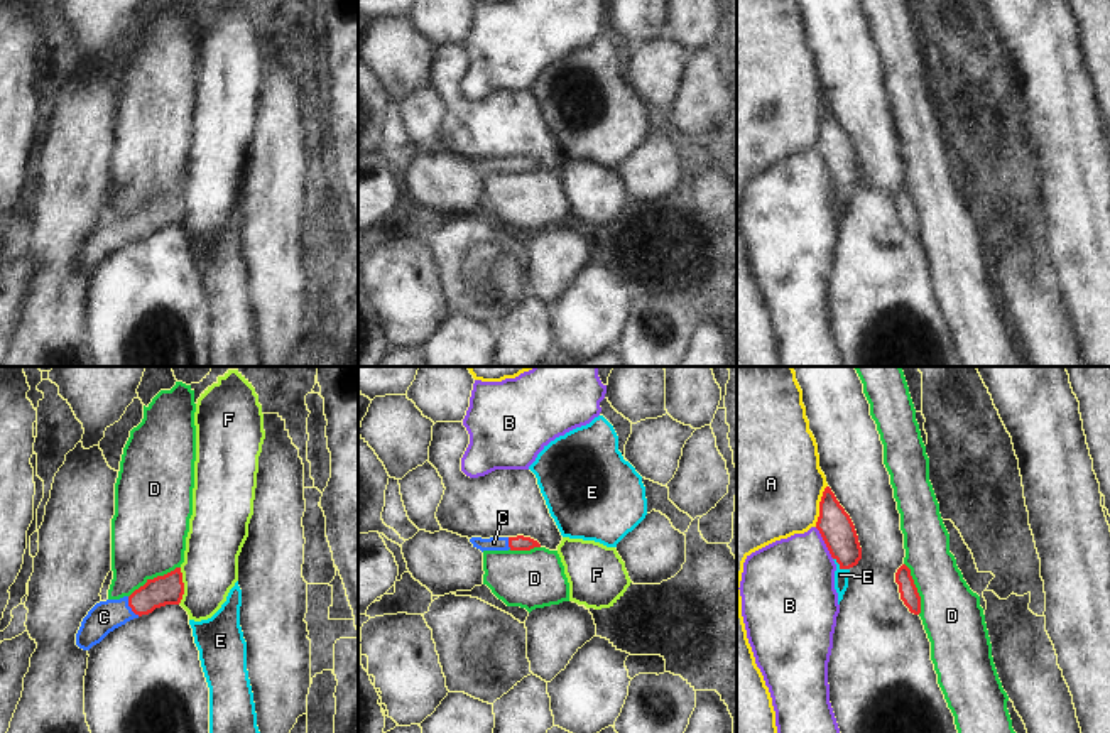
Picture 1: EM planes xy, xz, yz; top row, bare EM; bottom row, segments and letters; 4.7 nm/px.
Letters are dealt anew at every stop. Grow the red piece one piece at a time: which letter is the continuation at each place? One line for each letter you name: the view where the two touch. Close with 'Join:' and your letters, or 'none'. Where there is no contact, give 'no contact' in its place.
C: xy
Join: C

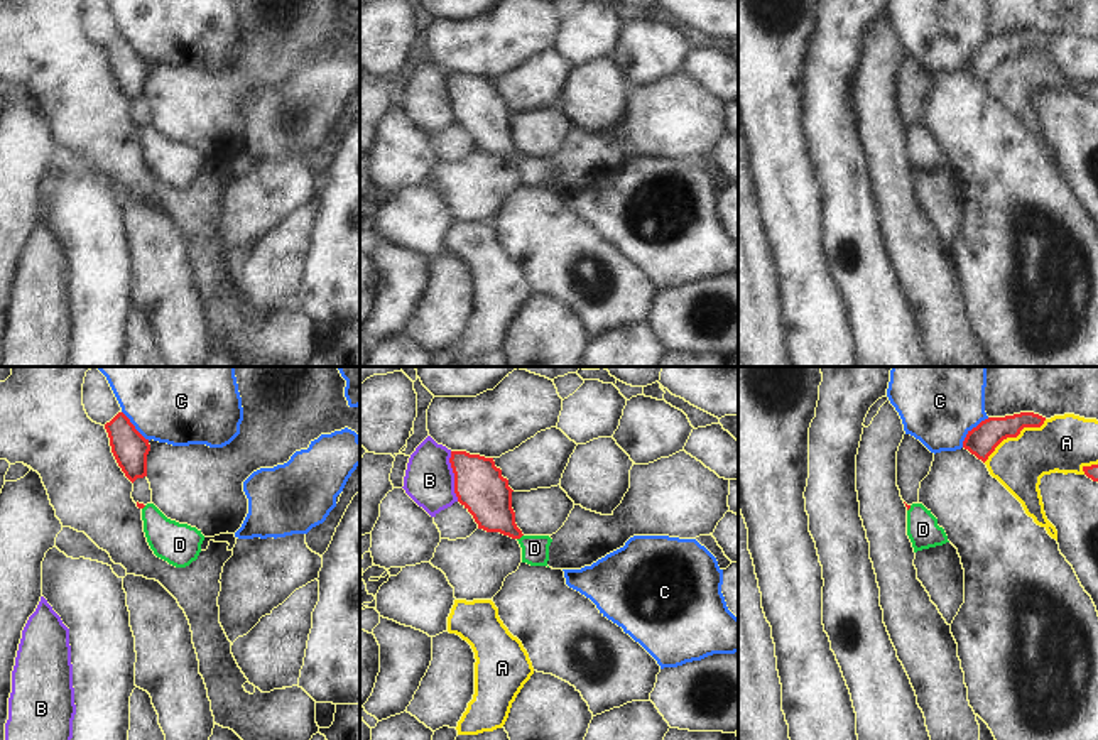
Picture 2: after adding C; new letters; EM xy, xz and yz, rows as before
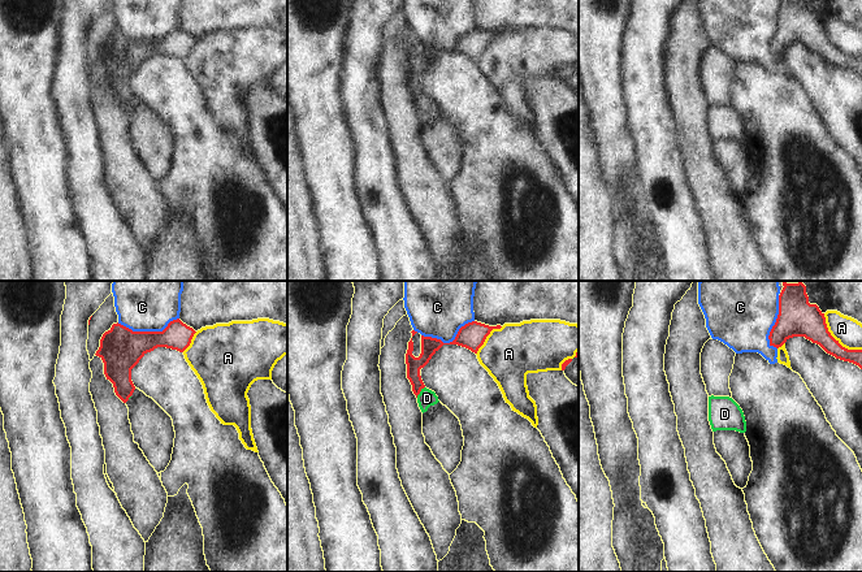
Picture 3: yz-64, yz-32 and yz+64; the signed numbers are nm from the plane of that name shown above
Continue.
D: xz
Join: D

